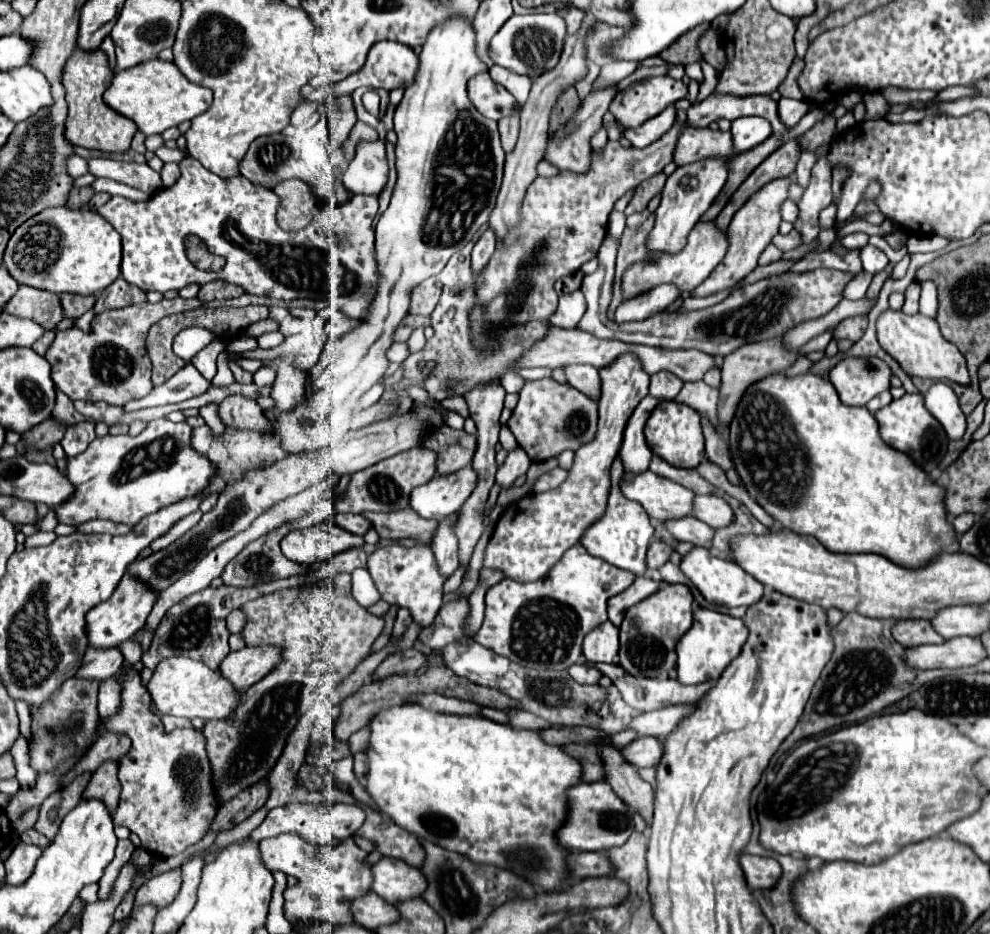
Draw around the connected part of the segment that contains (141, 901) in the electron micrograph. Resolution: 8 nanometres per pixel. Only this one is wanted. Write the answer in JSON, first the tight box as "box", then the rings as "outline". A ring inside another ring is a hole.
{"box":[134,868,182,910],"outline":[[[182,868],[156,874],[136,890],[134,908],[154,904],[154,908],[162,910],[174,902],[174,898],[180,892],[180,886],[182,886]]]}

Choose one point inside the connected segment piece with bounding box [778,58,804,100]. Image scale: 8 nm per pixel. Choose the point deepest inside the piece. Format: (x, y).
(789, 88)

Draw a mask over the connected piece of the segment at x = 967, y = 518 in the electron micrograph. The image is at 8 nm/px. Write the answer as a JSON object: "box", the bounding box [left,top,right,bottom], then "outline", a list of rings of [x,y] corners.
{"box":[954,514,974,534],"outline":[[[962,514],[962,516],[958,516],[958,518],[954,520],[954,528],[956,528],[956,532],[960,532],[960,534],[964,534],[966,530],[970,530],[972,524],[974,524],[974,514]]]}

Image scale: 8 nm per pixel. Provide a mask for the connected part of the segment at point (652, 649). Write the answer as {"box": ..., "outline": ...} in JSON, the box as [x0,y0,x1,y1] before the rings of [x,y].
{"box":[620,584,694,678],"outline":[[[662,584],[654,594],[628,608],[620,624],[620,666],[632,676],[664,678],[676,666],[676,642],[690,630],[694,596],[686,584]]]}

